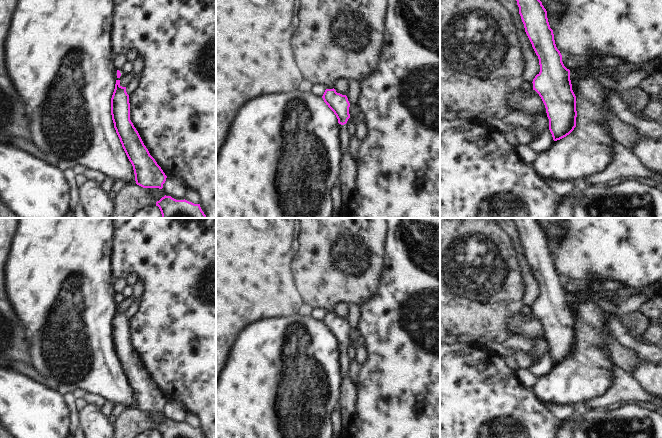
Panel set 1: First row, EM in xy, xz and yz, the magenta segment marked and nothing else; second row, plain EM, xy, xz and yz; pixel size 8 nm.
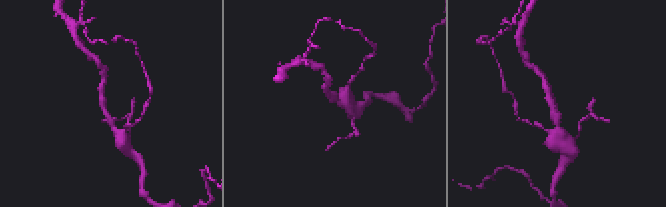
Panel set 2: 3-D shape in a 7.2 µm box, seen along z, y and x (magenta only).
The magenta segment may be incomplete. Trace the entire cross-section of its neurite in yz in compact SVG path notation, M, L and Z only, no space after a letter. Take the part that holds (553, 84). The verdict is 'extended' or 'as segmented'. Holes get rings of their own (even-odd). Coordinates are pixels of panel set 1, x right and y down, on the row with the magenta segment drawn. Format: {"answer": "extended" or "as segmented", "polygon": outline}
{"answer": "extended", "polygon": "M516 0L525 32L538 56L540 72L533 79L533 90L541 97L553 140L569 135L576 127L576 96L571 81L594 79L609 90L619 94L630 111L641 116L651 96L640 87L641 81L658 69L655 62L643 63L644 69L619 79L600 74L588 68L567 69L557 49L553 30L550 28L547 11L540 0Z"}

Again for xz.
{"answer": "extended", "polygon": "M326 89L322 96L326 105L334 112L338 119L340 134L338 136L340 152L344 154L348 151L349 139L346 123L350 118L350 103L346 95L337 93L336 90Z"}

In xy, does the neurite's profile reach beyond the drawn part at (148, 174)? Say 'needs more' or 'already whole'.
needs more

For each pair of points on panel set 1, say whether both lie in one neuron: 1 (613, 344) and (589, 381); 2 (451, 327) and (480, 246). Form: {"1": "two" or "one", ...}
{"1": "two", "2": "one"}

